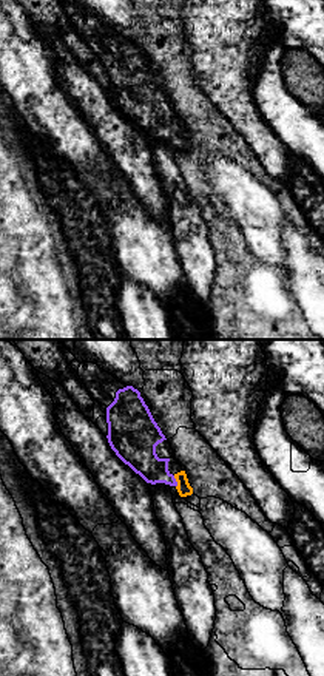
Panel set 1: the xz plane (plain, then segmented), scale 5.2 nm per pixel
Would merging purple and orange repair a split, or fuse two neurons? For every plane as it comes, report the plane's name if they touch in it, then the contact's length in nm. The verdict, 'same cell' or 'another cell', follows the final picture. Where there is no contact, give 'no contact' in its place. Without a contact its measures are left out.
meets purple in xz; contact 70 nm long

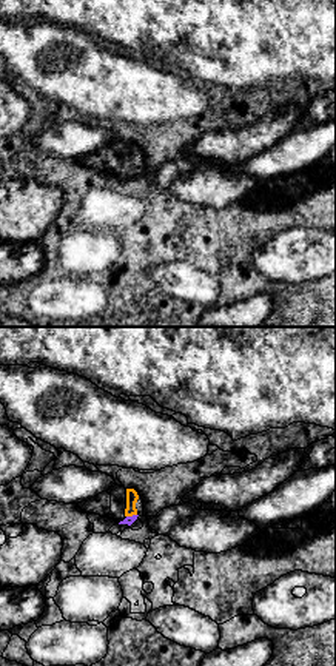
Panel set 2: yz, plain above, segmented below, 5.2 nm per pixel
meets purple in yz; contact 60 nm long

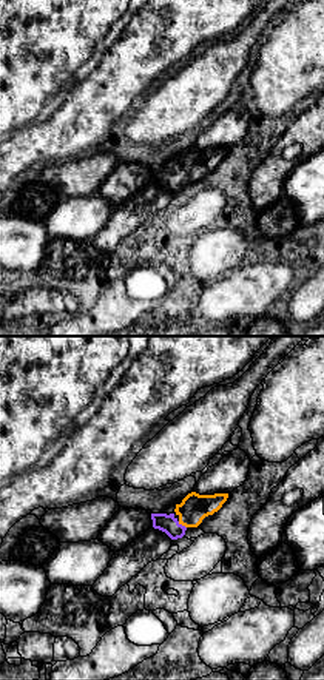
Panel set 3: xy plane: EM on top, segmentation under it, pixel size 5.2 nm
meets purple in xy; contact 60 nm long

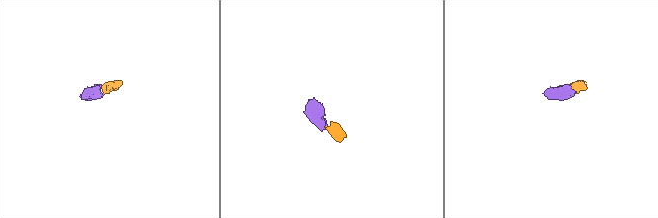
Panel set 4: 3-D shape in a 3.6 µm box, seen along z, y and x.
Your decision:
same cell

